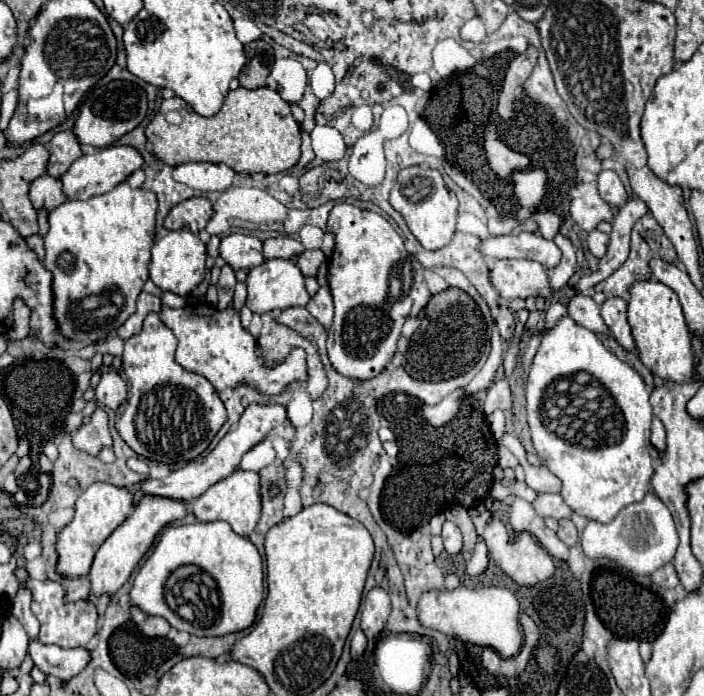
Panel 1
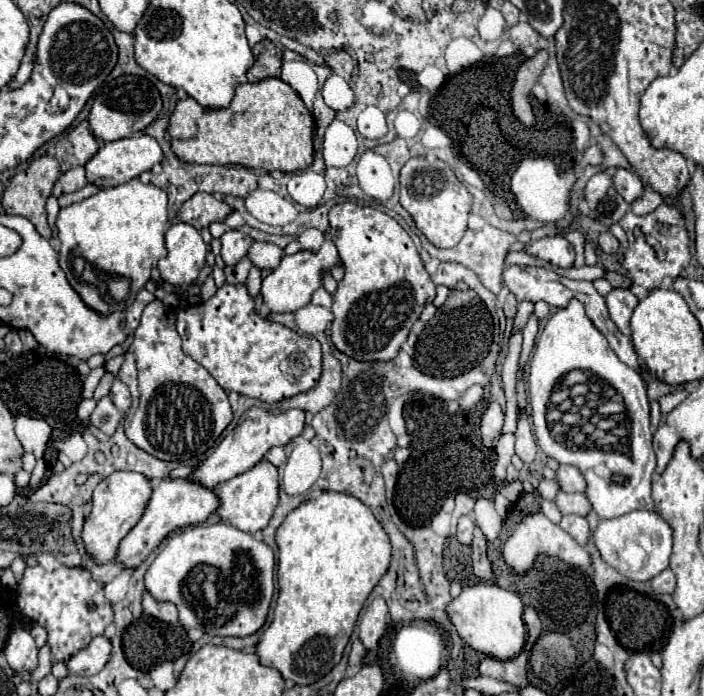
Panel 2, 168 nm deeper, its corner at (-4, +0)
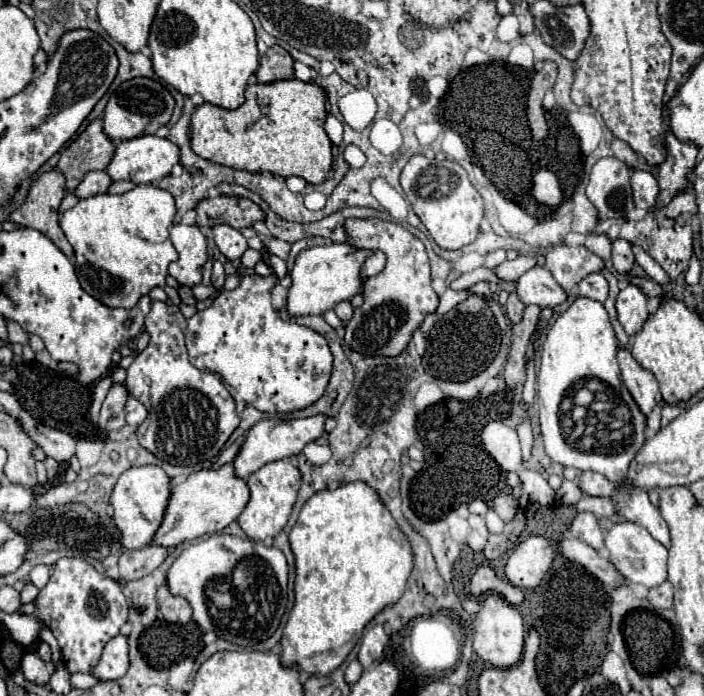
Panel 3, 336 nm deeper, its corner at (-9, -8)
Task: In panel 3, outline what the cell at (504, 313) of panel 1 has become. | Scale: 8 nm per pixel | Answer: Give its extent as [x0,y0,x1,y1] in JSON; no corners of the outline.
[505,293,525,323]

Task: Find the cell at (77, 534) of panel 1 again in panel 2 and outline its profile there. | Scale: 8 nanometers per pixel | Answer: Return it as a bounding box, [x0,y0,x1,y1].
[82,471,150,565]

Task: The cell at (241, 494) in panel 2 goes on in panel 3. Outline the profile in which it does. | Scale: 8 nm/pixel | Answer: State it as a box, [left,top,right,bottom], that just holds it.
[239,461,301,541]

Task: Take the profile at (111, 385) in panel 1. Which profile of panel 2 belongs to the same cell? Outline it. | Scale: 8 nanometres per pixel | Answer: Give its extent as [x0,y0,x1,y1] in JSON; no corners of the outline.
[110,379,132,413]

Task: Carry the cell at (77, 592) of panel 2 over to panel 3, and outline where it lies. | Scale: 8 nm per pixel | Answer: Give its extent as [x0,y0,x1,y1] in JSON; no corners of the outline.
[35,557,129,673]

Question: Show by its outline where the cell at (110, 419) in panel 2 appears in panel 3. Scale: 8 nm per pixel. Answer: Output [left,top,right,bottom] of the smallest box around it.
[99,383,129,431]

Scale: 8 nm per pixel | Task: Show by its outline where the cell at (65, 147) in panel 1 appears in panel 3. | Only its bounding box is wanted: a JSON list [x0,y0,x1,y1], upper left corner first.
[57,119,115,193]

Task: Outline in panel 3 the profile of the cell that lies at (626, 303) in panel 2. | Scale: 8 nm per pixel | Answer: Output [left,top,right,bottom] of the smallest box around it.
[617,285,649,337]

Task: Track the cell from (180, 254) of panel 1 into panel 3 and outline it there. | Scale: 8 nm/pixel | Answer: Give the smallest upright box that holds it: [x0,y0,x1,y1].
[169,225,207,285]

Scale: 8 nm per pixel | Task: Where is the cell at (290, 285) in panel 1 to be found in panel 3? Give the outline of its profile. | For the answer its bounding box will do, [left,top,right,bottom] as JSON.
[287,243,369,317]

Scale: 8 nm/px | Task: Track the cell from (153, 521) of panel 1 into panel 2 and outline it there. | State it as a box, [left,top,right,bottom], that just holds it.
[116,479,218,569]

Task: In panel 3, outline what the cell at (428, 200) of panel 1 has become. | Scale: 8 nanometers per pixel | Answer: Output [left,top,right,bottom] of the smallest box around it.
[401,153,483,249]

